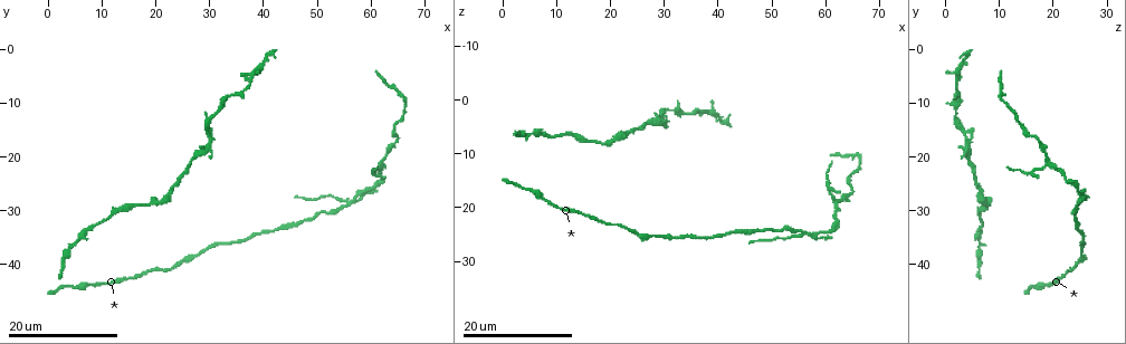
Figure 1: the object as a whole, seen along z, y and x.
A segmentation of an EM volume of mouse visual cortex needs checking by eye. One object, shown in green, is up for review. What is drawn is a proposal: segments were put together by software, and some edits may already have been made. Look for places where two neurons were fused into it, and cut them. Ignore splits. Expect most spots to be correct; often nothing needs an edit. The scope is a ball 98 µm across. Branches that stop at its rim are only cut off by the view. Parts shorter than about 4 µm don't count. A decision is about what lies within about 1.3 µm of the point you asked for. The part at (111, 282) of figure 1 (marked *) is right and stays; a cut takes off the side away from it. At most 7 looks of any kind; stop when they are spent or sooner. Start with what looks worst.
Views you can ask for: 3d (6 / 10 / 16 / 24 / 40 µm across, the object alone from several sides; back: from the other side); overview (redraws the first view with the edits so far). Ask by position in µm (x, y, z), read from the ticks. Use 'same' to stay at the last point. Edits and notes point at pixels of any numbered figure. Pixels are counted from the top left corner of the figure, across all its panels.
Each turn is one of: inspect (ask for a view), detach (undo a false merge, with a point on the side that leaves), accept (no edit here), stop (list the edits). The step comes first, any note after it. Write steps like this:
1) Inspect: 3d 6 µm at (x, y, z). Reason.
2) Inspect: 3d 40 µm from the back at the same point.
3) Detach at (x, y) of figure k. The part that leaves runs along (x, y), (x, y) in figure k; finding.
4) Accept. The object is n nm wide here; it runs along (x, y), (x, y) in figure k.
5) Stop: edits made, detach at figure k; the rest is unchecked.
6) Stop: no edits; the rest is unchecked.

Inspect: 3d 16 µm at (62.0, 21.0, 18.5). A fork.

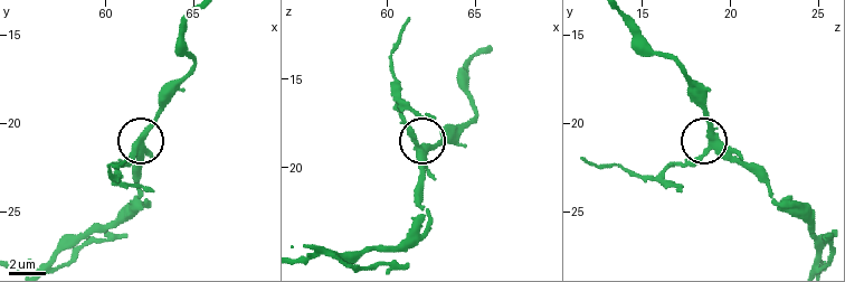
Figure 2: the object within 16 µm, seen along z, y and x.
Inspect: 3d 6 µm at (61.6, 21.2, 19.0). Closer look.

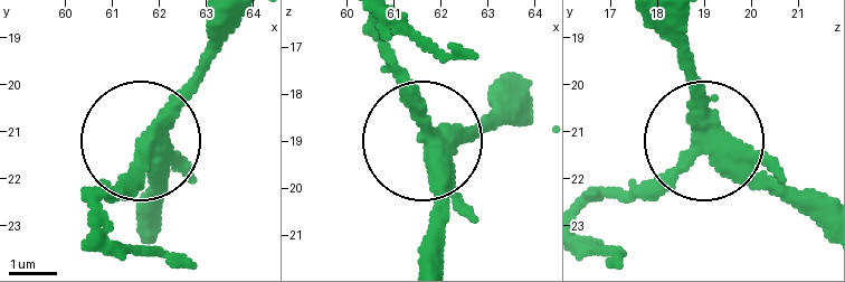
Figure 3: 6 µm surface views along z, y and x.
Detach at (117, 194) of figure 3. The part that leaves runs along (691, 152), (635, 189), (587, 200) in figure 3; two neurons meet here.

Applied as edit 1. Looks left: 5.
Inspect: overview.

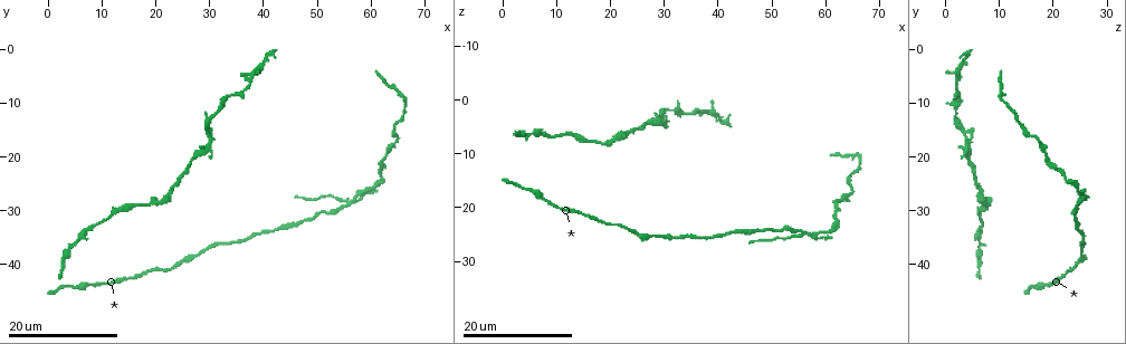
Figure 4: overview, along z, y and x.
Inspect: 3d 16 µm at (55.5, 28.5, 25.0). Arms part here.

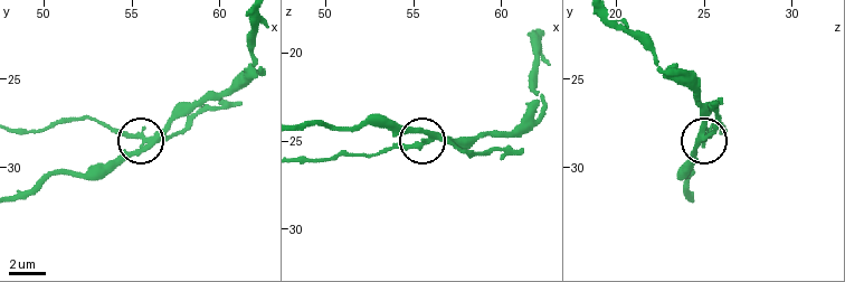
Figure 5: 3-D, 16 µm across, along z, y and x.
Inspect: 3d 10 µm at (55.8, 28.2, 25.2).

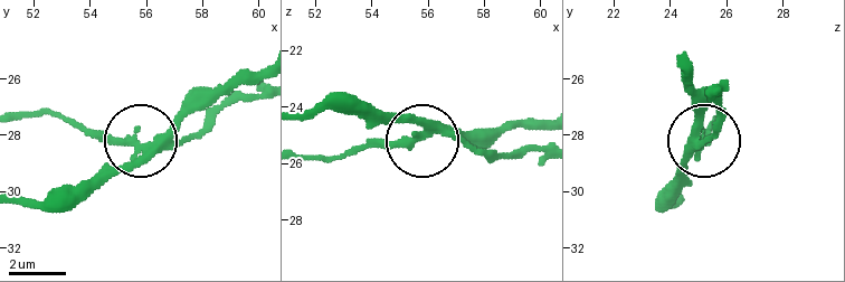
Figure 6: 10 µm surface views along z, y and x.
Detach at (117, 144) of figure 6. The side arm is 11 µm long; the part that leaves runs along (152, 143), (91, 135), (47, 114), (18, 114) in figure 6; a second neuron is stuck on.

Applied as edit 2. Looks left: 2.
Inspect: 3d 16 µm at (26.5, 39.0, 25.0).

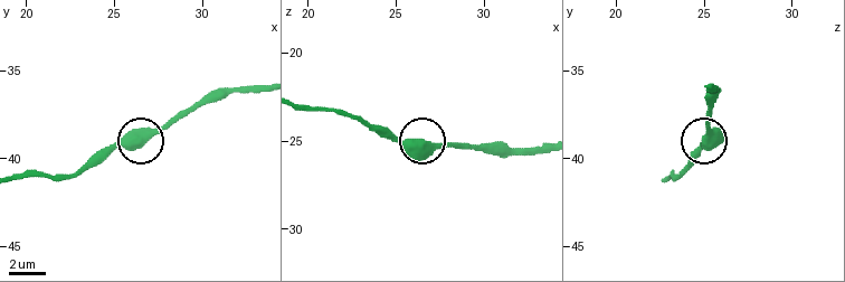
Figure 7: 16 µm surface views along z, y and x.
Inspect: 3d 6 µm at (26.7, 39.0, 25.1). Closer look.

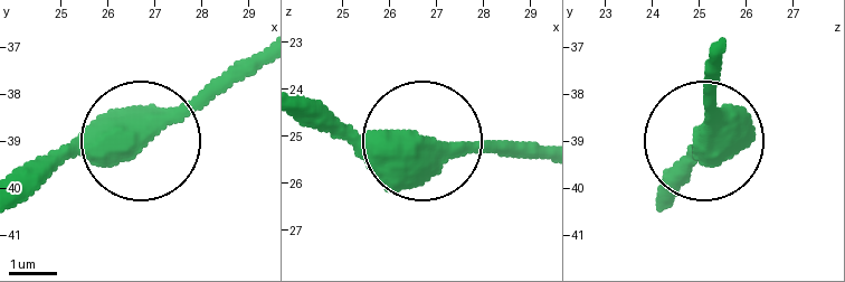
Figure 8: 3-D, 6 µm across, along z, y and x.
Accept. The object is 460 nm wide here; it runs along (311, 97), (370, 134), (522, 146) in figure 8; one neuron here.

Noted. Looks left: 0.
Stop: edits made, detach at figure 3, detach at figure 6; the rest is unchecked.

